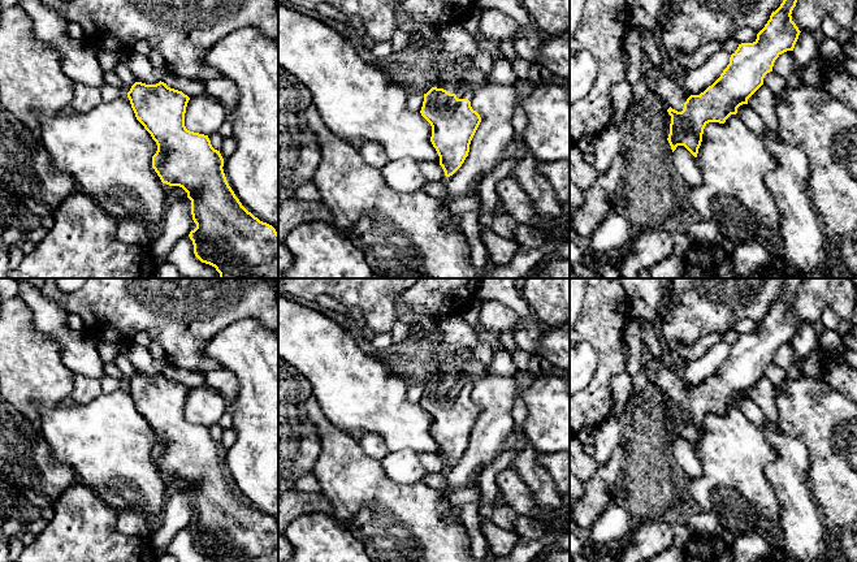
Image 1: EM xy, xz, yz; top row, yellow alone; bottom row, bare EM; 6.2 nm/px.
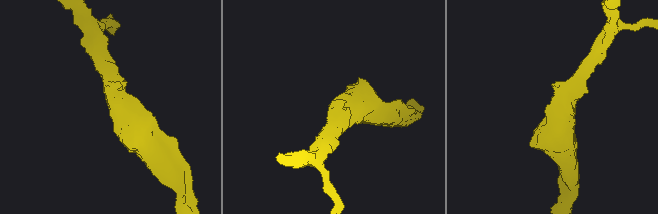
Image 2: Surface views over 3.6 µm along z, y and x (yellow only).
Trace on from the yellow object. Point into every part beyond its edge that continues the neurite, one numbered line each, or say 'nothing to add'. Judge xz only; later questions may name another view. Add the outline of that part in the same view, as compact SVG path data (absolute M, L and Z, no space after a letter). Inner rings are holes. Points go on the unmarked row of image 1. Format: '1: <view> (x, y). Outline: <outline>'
nothing to add

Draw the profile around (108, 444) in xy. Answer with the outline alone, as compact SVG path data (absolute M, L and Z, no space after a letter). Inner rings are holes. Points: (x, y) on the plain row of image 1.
M127 386L111 394L100 393L88 403L75 403L70 398L48 407L34 403L40 415L40 433L49 446L55 462L69 464L74 470L75 481L91 488L103 501L117 511L138 511L144 516L161 515L166 497L172 490L163 480L163 474L152 459L152 448L157 436L151 425L137 411Z

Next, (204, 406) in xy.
M204 385L190 389L185 405L185 418L190 423L209 428L217 424L226 408L226 401L216 390Z

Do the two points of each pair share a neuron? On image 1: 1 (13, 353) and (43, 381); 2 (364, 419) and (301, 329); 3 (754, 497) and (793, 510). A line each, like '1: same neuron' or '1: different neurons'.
1: same neuron
2: same neuron
3: different neurons

